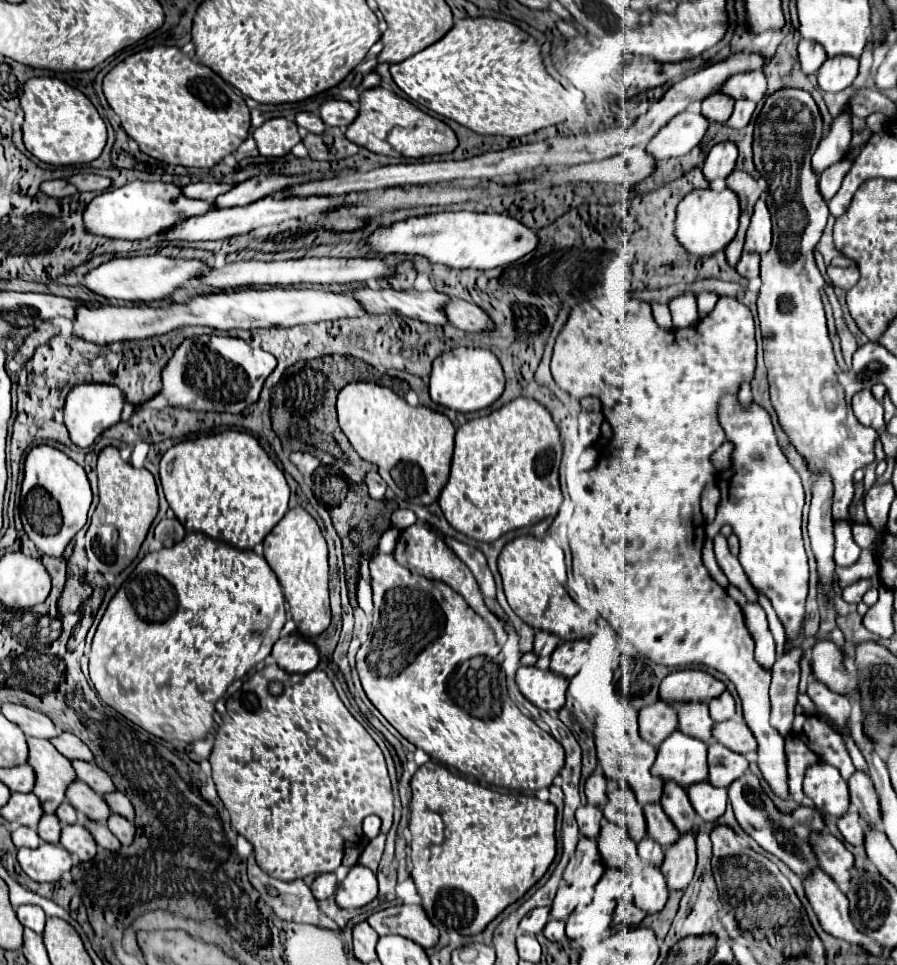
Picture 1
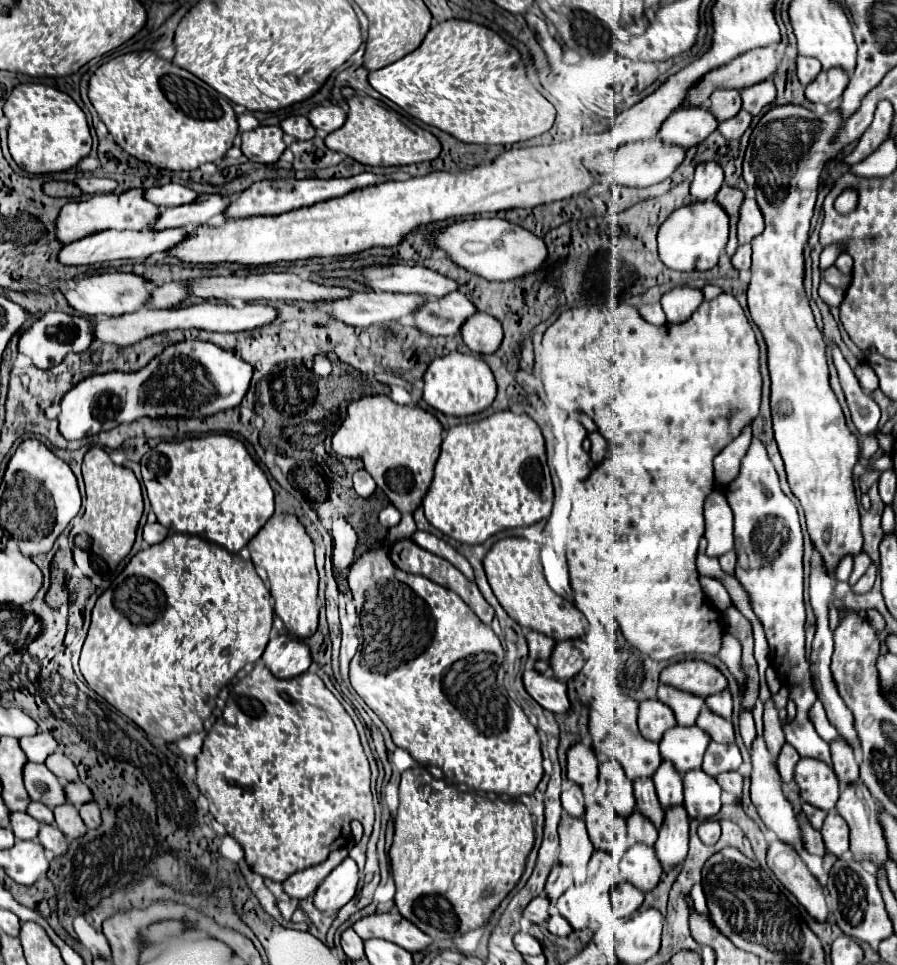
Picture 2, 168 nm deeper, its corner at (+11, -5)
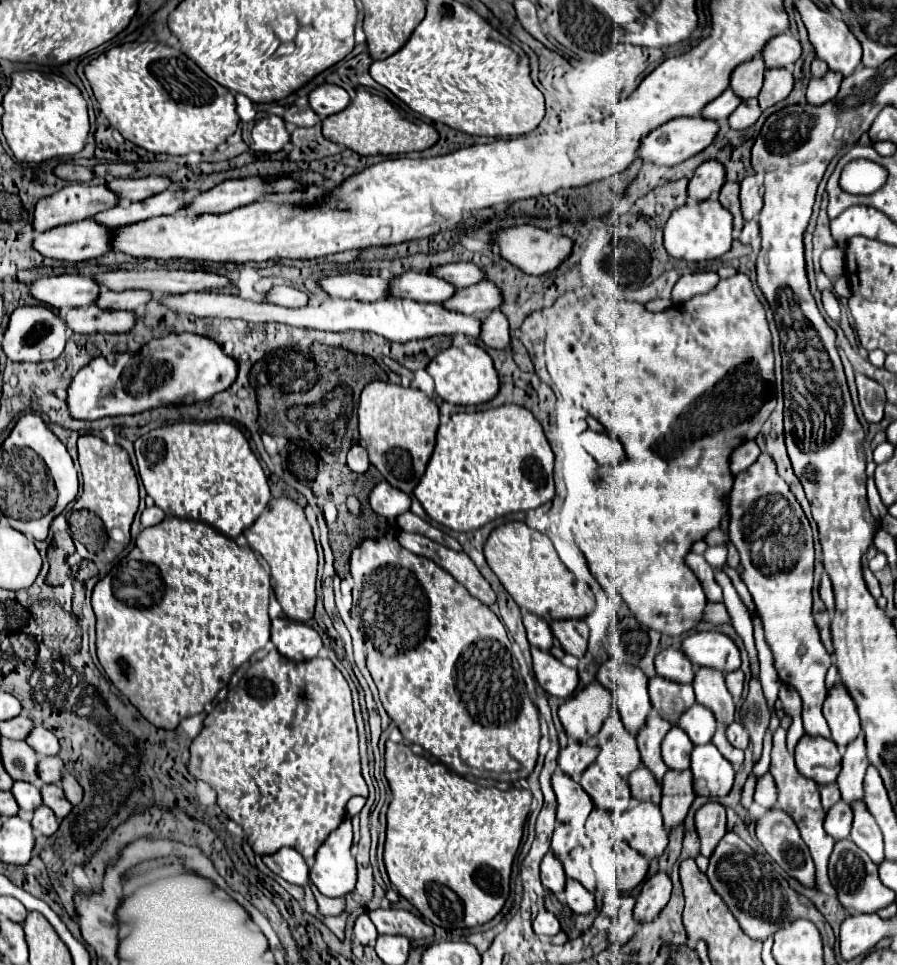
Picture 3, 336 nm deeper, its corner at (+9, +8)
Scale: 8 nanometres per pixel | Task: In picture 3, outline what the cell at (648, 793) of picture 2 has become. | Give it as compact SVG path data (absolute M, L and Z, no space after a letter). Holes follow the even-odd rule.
M651 709L643 729L637 735L641 759L643 763L647 763L647 767L651 767L651 771L655 771L657 779L663 779L665 771L669 769L661 759L661 741L669 729L671 729L671 723L667 723L655 709Z

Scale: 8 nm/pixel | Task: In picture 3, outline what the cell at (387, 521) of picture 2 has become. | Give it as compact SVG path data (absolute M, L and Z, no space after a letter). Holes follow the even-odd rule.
M381 481L369 493L369 505L377 515L383 515L385 519L391 521L397 519L401 513L409 511L411 495L389 485L387 481Z

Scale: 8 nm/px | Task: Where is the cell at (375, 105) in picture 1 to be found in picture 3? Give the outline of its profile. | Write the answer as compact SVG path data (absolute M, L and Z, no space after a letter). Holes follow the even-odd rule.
M357 91L355 99L341 113L323 119L323 137L349 147L359 155L401 155L411 151L425 151L433 147L439 139L437 131L427 123L413 123L403 119L397 109L383 97L369 91Z

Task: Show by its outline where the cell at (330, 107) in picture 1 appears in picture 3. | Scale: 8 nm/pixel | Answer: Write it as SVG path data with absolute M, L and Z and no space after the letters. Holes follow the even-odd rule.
M323 83L309 93L309 105L319 115L319 119L325 119L349 105L349 93L339 85Z

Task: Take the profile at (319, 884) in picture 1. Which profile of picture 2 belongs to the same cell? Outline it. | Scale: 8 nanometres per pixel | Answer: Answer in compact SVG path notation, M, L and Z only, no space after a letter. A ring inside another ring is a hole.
M341 848L337 852L333 852L325 864L319 864L319 866L313 866L313 868L305 868L301 872L295 872L295 876L291 876L289 880L283 882L285 886L285 892L291 896L291 898L297 898L297 900L303 900L303 898L309 898L317 892L321 880L325 880L325 876L341 864L341 860L347 856L347 848Z

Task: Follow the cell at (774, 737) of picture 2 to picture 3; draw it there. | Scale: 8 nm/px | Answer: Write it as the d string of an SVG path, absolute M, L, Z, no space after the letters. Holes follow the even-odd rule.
M781 727L775 731L775 735L773 735L773 751L771 751L771 775L773 775L775 785L777 785L777 807L783 809L785 813L789 813L795 819L795 823L797 823L801 835L803 835L803 841L807 843L807 847L811 851L815 869L817 869L817 885L815 885L815 889L821 891L821 887L829 881L829 877L827 877L827 861L829 861L829 855L833 851L833 843L835 841L823 829L825 809L821 805L821 795L819 795L817 783L813 783L811 779L803 777L797 771L793 755L785 747L785 735L787 733Z

